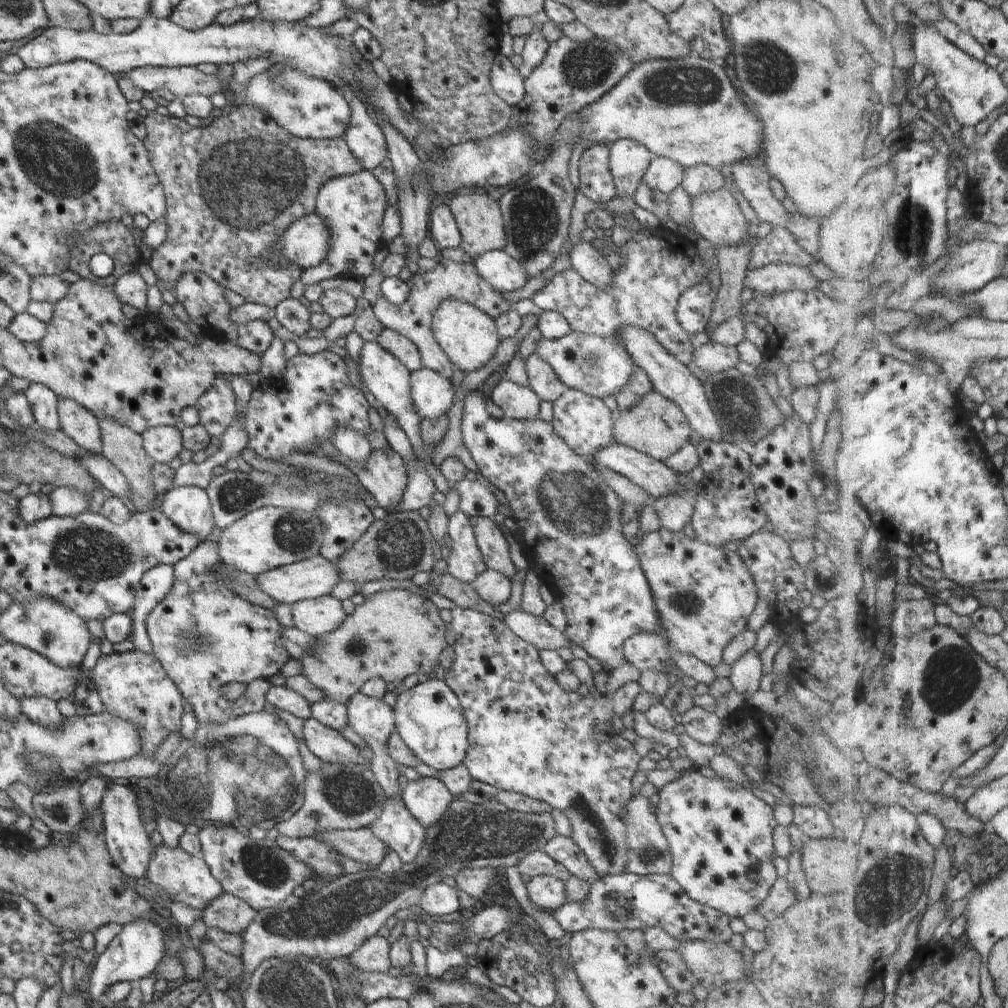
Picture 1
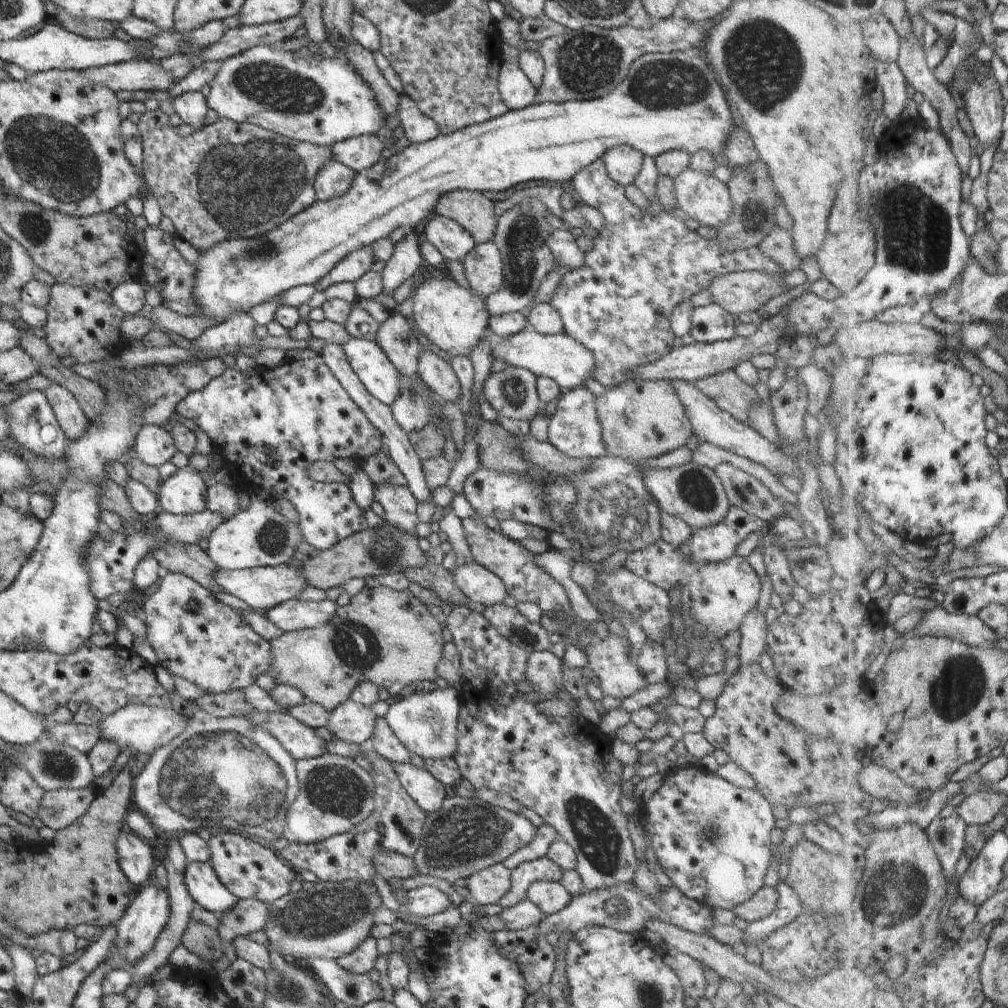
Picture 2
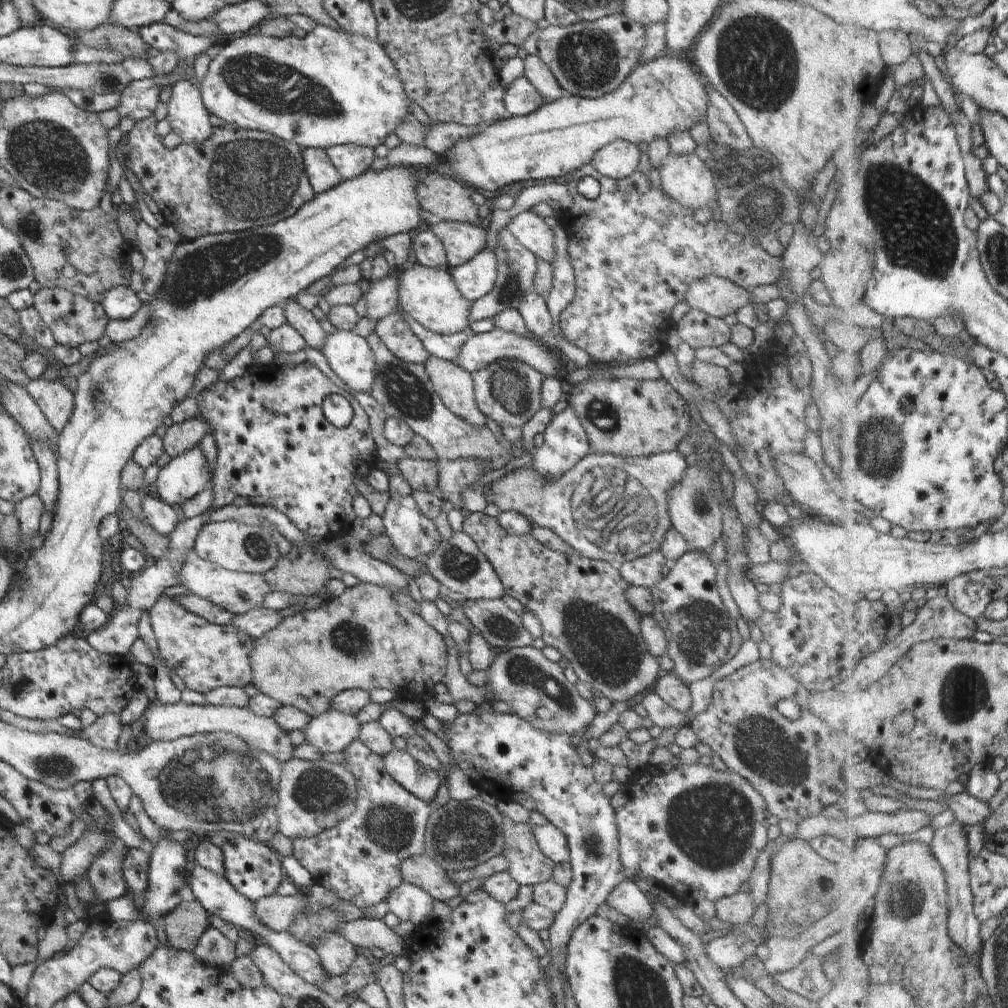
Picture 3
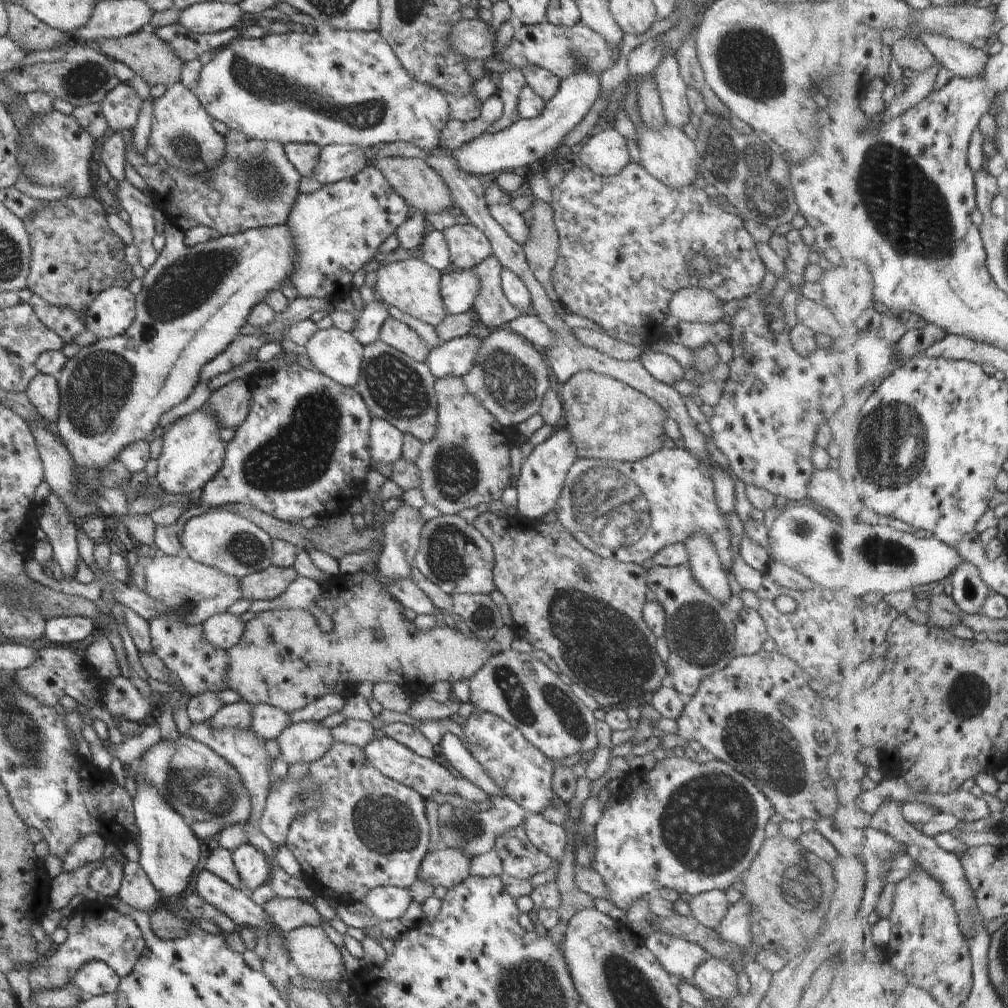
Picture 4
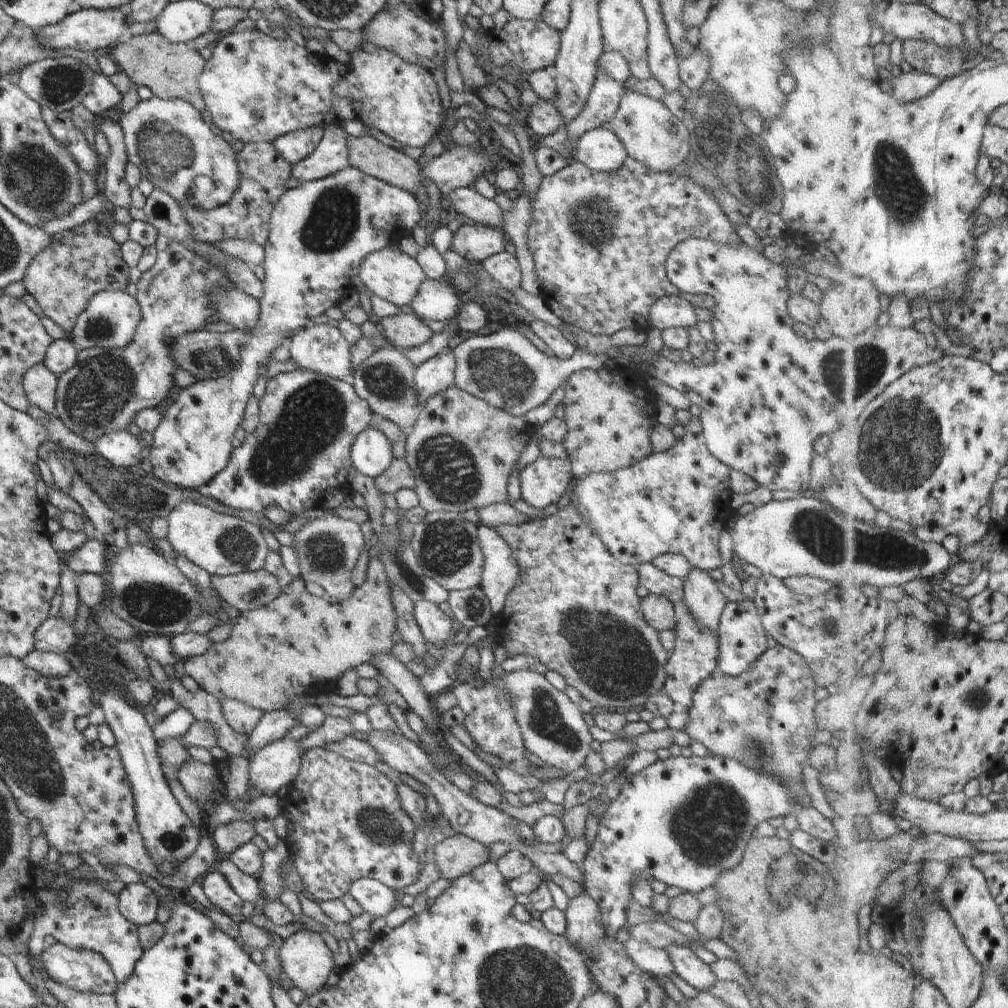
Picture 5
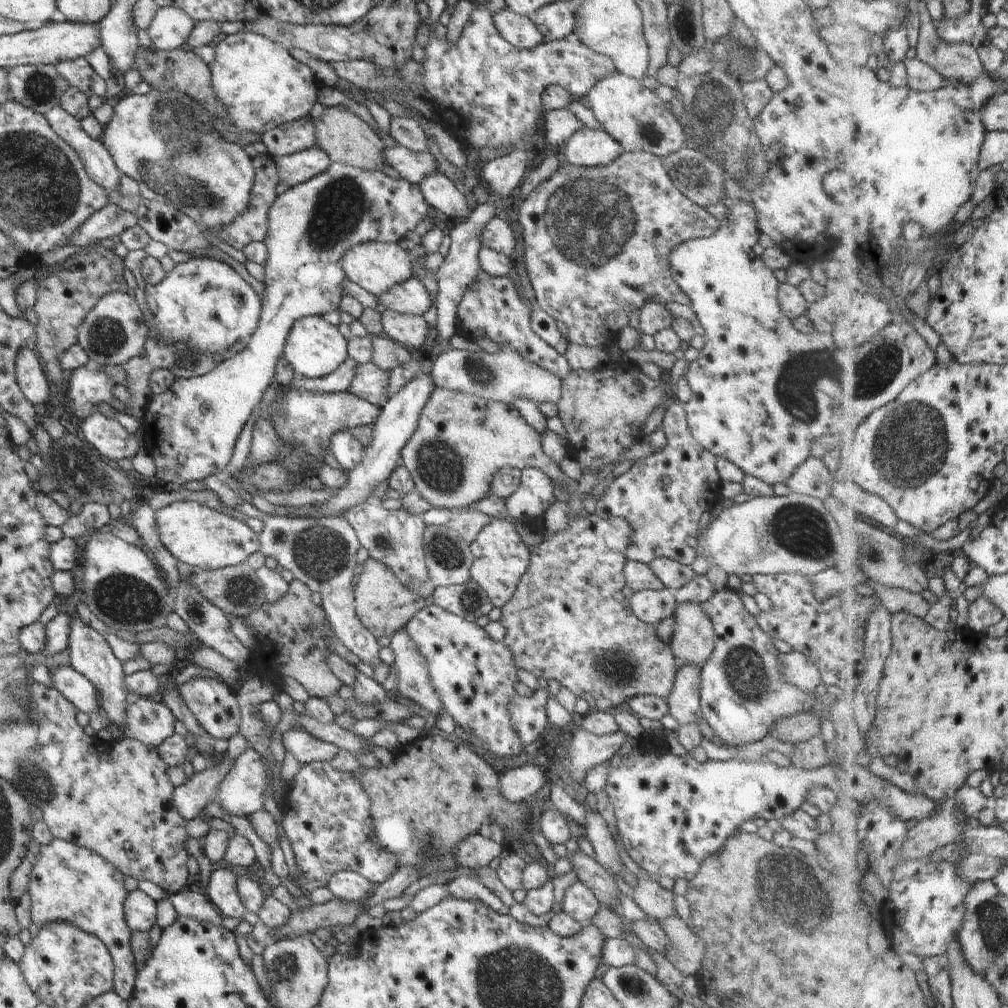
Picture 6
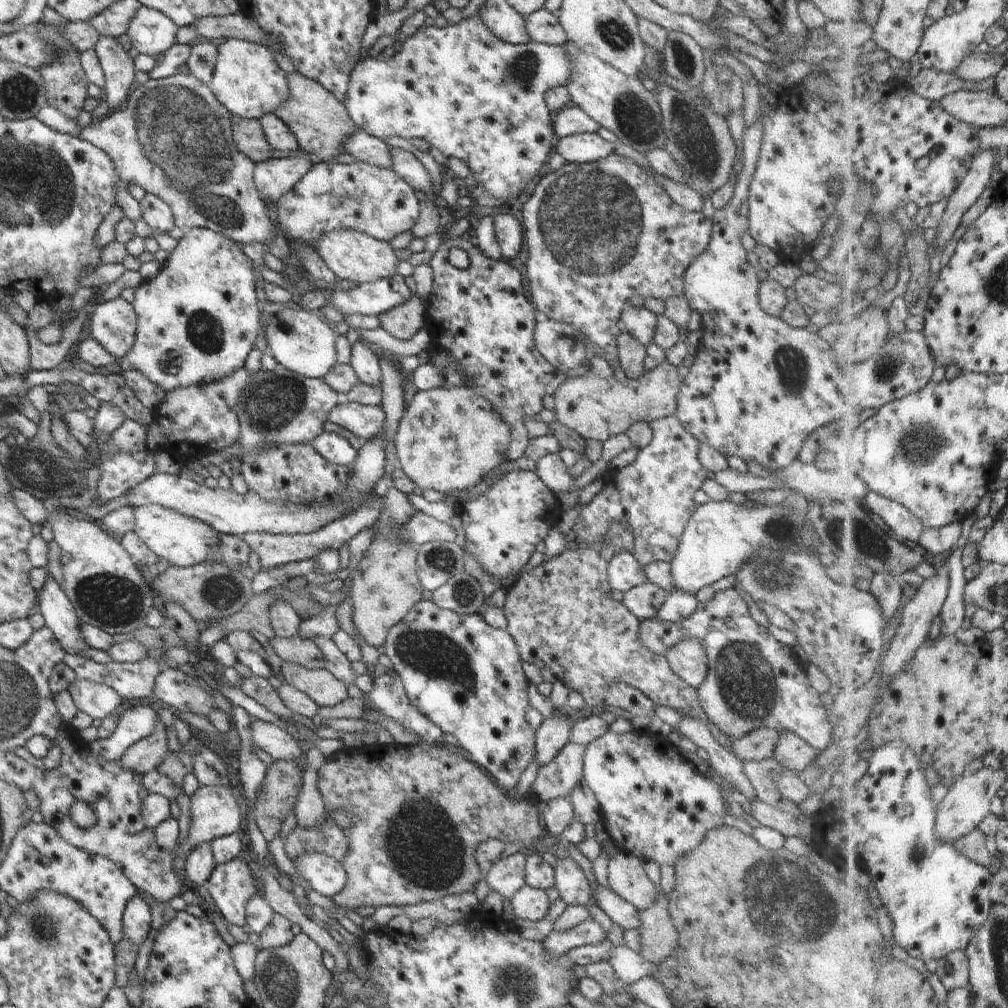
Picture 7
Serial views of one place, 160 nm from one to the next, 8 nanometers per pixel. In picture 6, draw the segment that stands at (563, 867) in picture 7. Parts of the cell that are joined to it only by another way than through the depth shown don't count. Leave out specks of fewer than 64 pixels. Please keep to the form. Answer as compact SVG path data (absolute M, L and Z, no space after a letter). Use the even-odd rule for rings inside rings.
M577 881L567 888L563 897L563 911L583 927L588 926L601 908L598 899L582 882Z

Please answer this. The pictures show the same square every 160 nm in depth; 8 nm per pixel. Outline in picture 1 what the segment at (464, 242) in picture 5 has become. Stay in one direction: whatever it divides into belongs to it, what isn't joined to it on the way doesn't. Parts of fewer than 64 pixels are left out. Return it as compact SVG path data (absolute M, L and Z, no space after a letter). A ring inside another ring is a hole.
M442 203L429 213L430 237L439 250L443 248L458 248L461 246L461 234L458 230L450 207Z

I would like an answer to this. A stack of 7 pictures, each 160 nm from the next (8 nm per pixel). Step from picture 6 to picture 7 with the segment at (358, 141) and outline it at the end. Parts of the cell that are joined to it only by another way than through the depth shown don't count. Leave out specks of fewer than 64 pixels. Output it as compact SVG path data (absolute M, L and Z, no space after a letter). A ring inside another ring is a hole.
M298 72L287 73L289 86L286 87L286 98L274 114L290 128L298 146L318 157L320 163L333 161L338 154L344 153L344 140L354 134L357 128L347 115L344 104L337 100L317 81L313 81Z

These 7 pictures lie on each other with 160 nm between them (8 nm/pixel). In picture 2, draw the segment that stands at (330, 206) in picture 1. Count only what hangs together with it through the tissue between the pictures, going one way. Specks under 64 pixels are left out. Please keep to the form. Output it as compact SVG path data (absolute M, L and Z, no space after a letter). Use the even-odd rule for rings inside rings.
M336 160L327 161L315 176L313 189L318 201L344 196L354 184L358 173ZM369 246L357 248L346 255L330 272L318 279L313 285L316 291L324 291L338 282L355 282L372 268L373 252Z

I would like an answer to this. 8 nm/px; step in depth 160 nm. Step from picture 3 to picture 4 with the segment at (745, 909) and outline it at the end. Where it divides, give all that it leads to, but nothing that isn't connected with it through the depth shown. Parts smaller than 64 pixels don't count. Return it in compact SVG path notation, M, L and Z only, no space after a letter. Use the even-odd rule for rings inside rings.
M714 890L692 896L688 905L692 913L690 917L702 926L714 929L720 926L720 922L728 915L728 906L731 906L731 903L724 892Z

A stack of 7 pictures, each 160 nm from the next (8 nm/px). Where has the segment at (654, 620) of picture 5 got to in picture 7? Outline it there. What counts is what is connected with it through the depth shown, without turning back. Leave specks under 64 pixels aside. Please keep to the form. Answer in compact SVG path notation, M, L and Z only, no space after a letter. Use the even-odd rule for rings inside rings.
M647 581L624 592L622 603L642 622L656 617L656 612L666 603L670 593Z

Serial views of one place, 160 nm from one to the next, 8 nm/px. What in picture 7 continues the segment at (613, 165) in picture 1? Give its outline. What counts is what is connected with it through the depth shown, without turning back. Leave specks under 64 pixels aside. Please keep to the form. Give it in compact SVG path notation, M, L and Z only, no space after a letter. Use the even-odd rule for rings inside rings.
M581 133L560 138L554 152L558 152L566 163L592 163L613 154L615 145L603 140L597 133Z

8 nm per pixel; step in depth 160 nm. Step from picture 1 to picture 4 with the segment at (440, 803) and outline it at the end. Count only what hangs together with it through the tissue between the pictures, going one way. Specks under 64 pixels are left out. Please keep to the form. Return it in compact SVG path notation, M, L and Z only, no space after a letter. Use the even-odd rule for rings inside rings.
M375 737L371 742L368 742L366 746L362 746L362 752L364 752L366 760L380 773L395 782L400 782L400 784L412 788L425 800L434 796L436 792L460 796L474 803L482 802L489 798L484 790L480 790L478 786L474 786L474 784L469 782L466 778L458 779L456 776L452 776L452 774L450 774L444 766L438 764L436 760L420 757L418 754L414 754L414 752L408 750L406 746L402 746L402 744L398 744L398 742L388 739L387 737L380 739Z

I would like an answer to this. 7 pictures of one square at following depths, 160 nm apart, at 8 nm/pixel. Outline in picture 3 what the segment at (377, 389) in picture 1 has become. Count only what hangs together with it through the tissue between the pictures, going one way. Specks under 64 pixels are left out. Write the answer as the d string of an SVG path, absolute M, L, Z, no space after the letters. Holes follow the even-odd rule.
M352 331L327 335L322 353L334 372L356 392L369 393L376 380L374 353L366 339Z

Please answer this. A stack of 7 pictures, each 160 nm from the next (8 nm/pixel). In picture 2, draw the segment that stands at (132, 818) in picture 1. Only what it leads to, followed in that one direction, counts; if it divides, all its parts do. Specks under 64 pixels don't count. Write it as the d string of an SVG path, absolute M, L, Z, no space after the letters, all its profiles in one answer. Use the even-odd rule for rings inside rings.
M120 831L115 840L118 860L126 878L137 887L145 886L150 880L154 864L152 849L132 832Z

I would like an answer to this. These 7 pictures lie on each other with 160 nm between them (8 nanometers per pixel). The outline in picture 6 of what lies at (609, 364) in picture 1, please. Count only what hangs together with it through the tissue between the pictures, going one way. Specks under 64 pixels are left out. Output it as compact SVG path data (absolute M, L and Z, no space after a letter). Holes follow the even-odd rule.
M422 373L420 376L416 375L412 380L409 380L396 394L393 394L383 404L381 413L373 424L373 440L365 448L363 461L350 471L347 485L340 489L340 492L325 506L308 506L315 507L318 512L328 515L332 512L345 511L354 505L366 503L365 500L372 494L374 486L378 482L386 482L394 468L403 464L400 451L411 440L417 428L420 413L430 398L432 391L436 390L436 388L438 386L435 386L433 376L430 373Z

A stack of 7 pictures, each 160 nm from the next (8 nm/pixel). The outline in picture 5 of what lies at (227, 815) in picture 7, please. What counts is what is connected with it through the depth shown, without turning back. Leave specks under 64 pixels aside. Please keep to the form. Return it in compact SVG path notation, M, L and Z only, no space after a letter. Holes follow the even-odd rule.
M285 737L268 744L256 752L254 759L249 761L249 786L255 785L262 795L276 793L283 786L289 787L299 774L304 756L305 752L302 750L299 740Z

